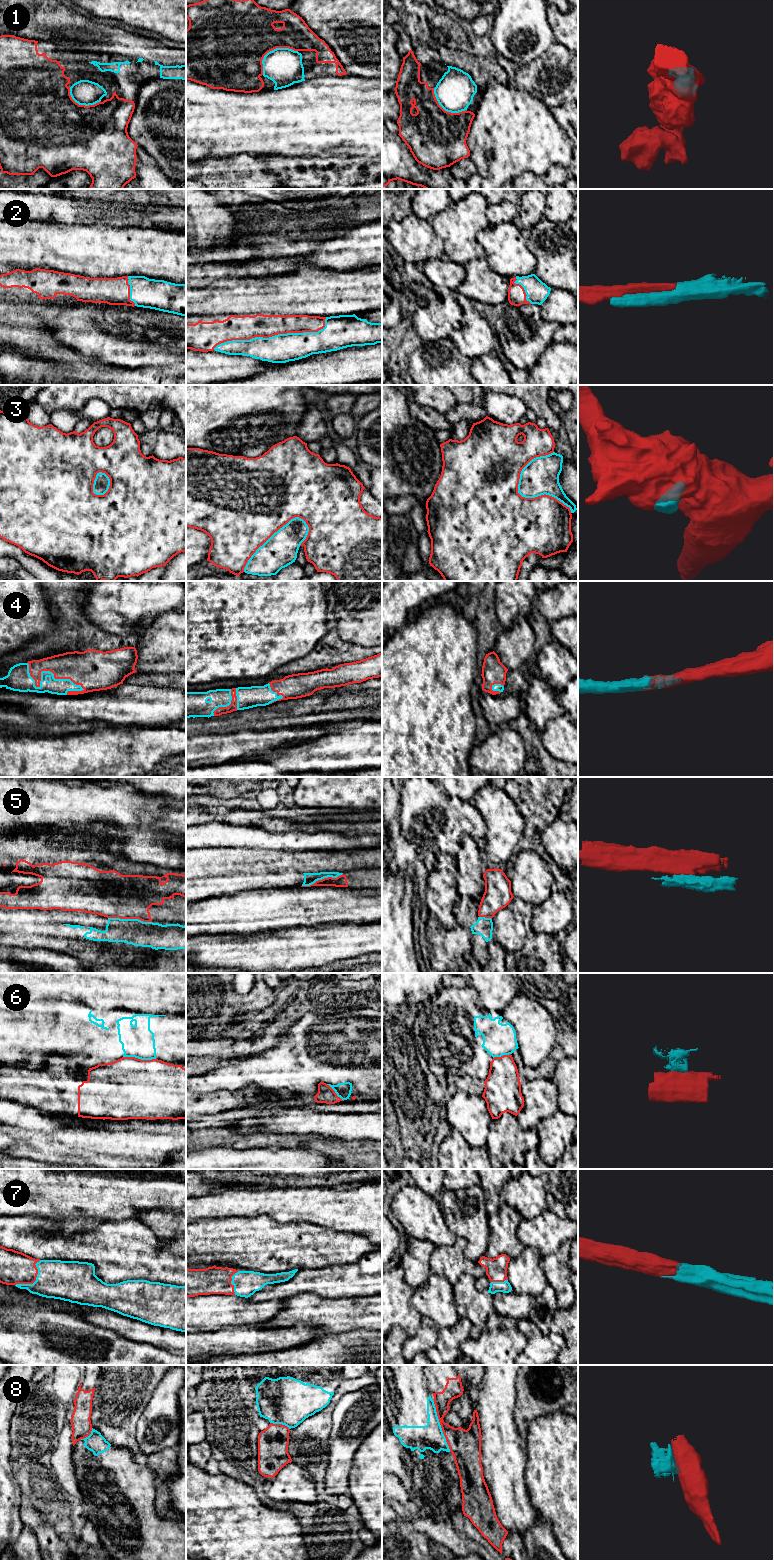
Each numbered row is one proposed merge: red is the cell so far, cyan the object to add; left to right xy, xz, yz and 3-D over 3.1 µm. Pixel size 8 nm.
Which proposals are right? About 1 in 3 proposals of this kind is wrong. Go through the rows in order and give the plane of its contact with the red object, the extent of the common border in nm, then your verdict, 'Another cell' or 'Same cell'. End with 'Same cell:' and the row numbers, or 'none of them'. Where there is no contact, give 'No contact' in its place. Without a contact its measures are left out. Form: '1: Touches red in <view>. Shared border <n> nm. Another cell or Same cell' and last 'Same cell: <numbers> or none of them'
1: Touches red in xz. Shared border 340 nm. Same cell
2: Touches red in xz. Shared border 950 nm. Same cell
3: Touches red in yz. Shared border 550 nm. Another cell
4: Touches red in xy. Shared border 500 nm. Same cell
5: Touches red in xy. Shared border 360 nm. Another cell
6: Touches red in xy. Shared border 260 nm. Another cell
7: Touches red in xy. Shared border 300 nm. Same cell
8: Touches red in yz. Shared border 440 nm. Another cell
Same cell: 1, 2, 4, 7

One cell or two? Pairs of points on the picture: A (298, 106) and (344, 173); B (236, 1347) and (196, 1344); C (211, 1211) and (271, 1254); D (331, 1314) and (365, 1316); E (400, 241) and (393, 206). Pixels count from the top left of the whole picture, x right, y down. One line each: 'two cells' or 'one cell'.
A: two cells
B: one cell
C: two cells
D: one cell
E: two cells

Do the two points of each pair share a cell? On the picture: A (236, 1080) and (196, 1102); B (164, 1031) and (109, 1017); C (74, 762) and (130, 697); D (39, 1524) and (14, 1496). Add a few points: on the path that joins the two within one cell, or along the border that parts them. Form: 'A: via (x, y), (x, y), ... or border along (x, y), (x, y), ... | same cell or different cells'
A: border along (244, 1086), (233, 1090), (214, 1089), (198, 1091) | different cells
B: via (150, 1031), (123, 1031) | same cell
C: border along (114, 725), (126, 726) | different cells
D: border along (22, 1499), (20, 1519), (24, 1524) | different cells

